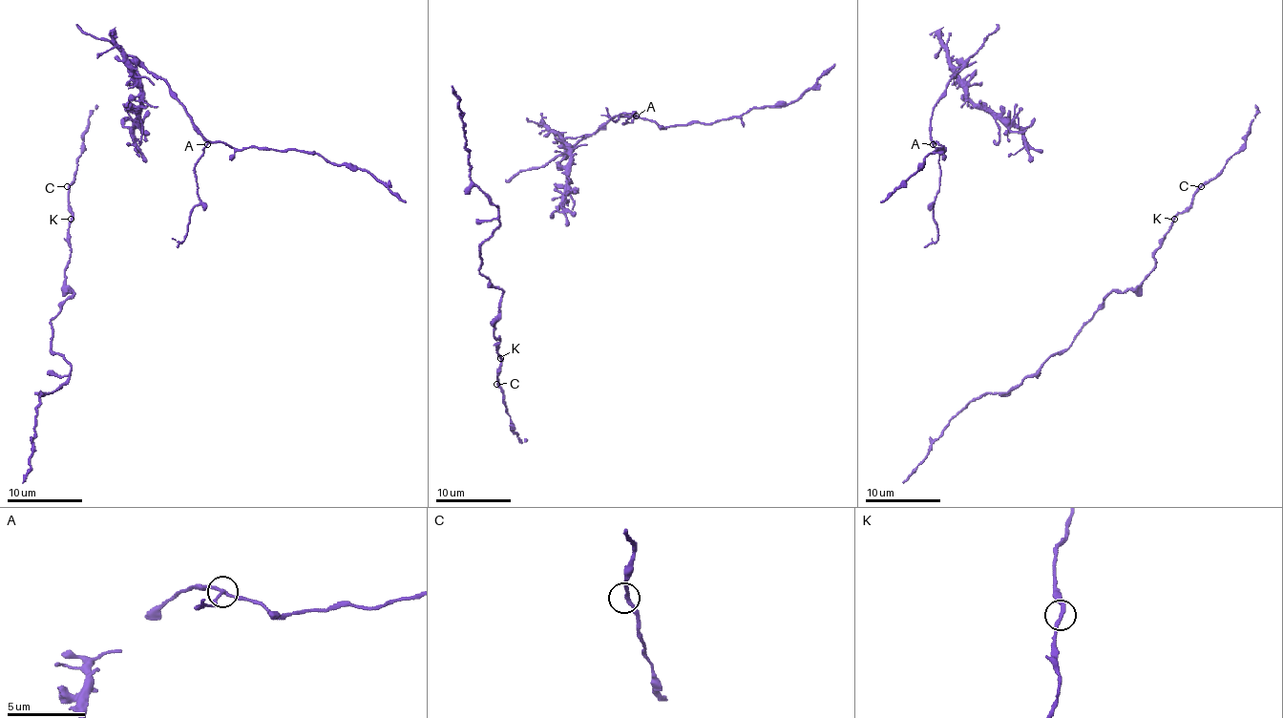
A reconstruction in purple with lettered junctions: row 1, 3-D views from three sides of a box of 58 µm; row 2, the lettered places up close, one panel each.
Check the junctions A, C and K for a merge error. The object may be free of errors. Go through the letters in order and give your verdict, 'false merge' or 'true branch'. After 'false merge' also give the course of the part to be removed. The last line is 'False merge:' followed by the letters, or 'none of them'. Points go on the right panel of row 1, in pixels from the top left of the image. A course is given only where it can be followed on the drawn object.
A: false merge; course (932, 145), (939, 152), (939, 190), (934, 201), (937, 238), (924, 247)
C: true branch
K: true branch
False merge: A

